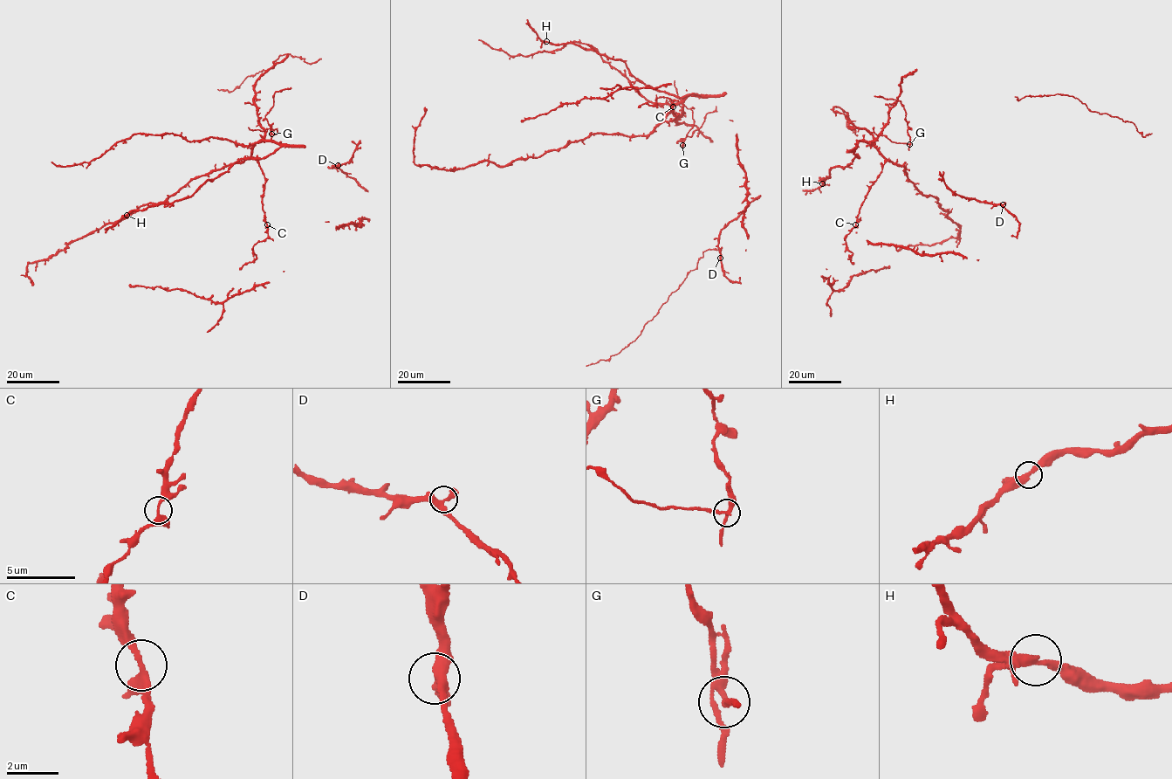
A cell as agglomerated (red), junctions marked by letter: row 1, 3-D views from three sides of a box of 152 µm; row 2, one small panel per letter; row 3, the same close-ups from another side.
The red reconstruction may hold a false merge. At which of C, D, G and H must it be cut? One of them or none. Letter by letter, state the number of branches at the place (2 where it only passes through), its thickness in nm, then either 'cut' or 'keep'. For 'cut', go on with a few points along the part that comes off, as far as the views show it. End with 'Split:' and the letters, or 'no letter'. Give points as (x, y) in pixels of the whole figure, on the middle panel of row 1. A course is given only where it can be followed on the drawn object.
C: 3 | 260 nm | keep
D: 3 | 360 nm | keep
G: 3 | 200 nm | cut | (682, 145), (693, 126), (693, 112), (677, 96), (675, 80)
H: 3 | 320 nm | keep
Split: G

